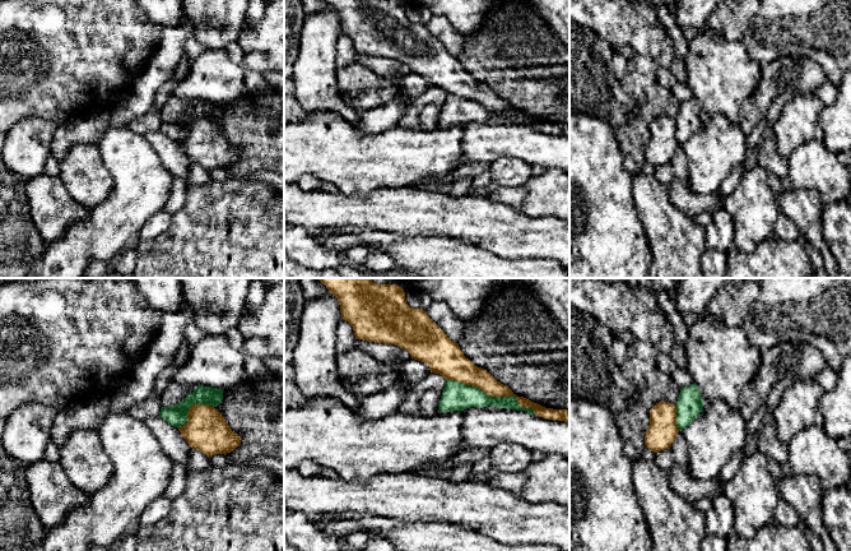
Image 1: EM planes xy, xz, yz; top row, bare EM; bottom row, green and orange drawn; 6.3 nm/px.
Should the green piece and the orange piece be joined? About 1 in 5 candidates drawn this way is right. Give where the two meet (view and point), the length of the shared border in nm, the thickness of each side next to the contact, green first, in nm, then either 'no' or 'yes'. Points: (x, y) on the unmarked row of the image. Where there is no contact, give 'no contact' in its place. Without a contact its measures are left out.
xz (492, 111) | 600 nm | 180/160 nm | no

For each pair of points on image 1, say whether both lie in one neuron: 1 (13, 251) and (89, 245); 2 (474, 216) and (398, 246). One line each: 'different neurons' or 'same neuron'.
1: different neurons
2: different neurons

